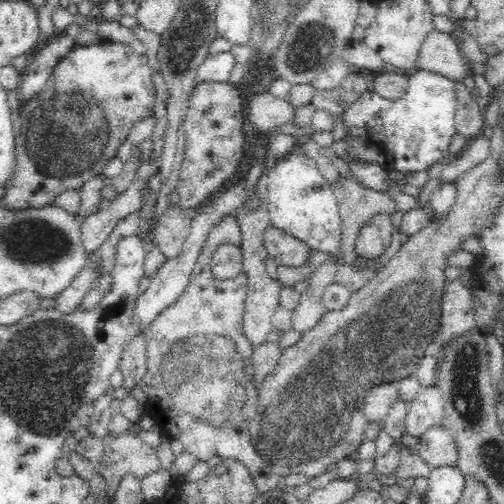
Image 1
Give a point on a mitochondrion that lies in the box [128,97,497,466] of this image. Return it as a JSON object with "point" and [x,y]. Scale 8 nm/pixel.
{"point":[468,400]}

